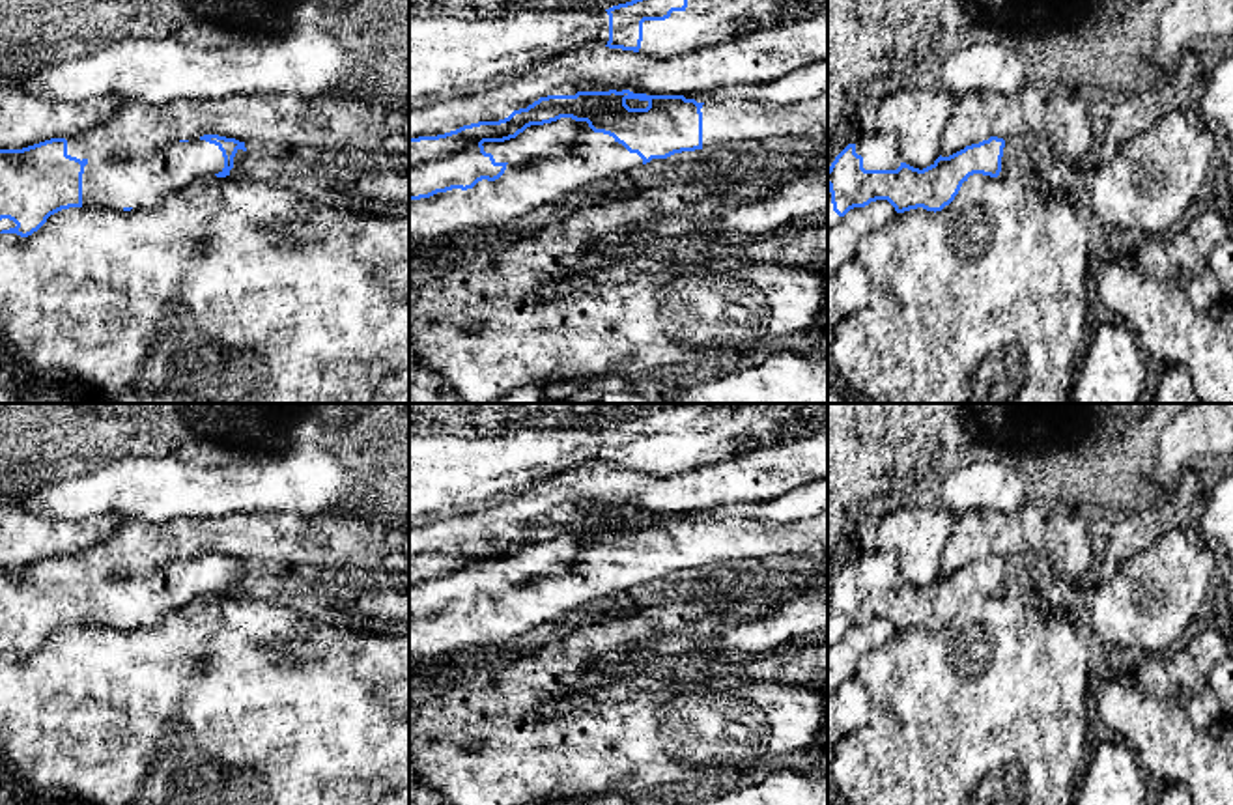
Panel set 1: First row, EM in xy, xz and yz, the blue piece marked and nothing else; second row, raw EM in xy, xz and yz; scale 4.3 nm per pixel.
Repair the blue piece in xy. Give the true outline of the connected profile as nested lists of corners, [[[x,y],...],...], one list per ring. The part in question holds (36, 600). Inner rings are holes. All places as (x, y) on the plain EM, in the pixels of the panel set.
[[[219,553],[153,564],[142,573],[116,579],[86,577],[75,557],[50,557],[22,568],[0,568],[0,652],[28,656],[50,633],[69,626],[140,628],[155,626],[183,603],[206,596],[226,596],[245,560]]]

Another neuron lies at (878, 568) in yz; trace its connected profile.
[[[893,549],[869,551],[854,562],[856,572],[863,575],[865,588],[897,588],[902,581]]]

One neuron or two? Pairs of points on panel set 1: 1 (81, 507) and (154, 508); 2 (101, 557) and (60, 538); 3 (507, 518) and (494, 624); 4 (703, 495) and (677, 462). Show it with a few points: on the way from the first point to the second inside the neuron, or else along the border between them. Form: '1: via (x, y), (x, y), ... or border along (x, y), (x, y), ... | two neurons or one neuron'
1: via (99, 501), (135, 501) | one neuron
2: border along (122, 525), (79, 555) | two neurons
3: border along (544, 514), (503, 536), (462, 546) | two neurons
4: border along (710, 462), (662, 477), (641, 473) | two neurons

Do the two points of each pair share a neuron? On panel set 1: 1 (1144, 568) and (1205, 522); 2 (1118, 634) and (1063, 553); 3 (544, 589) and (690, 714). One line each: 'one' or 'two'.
1: two
2: two
3: two

